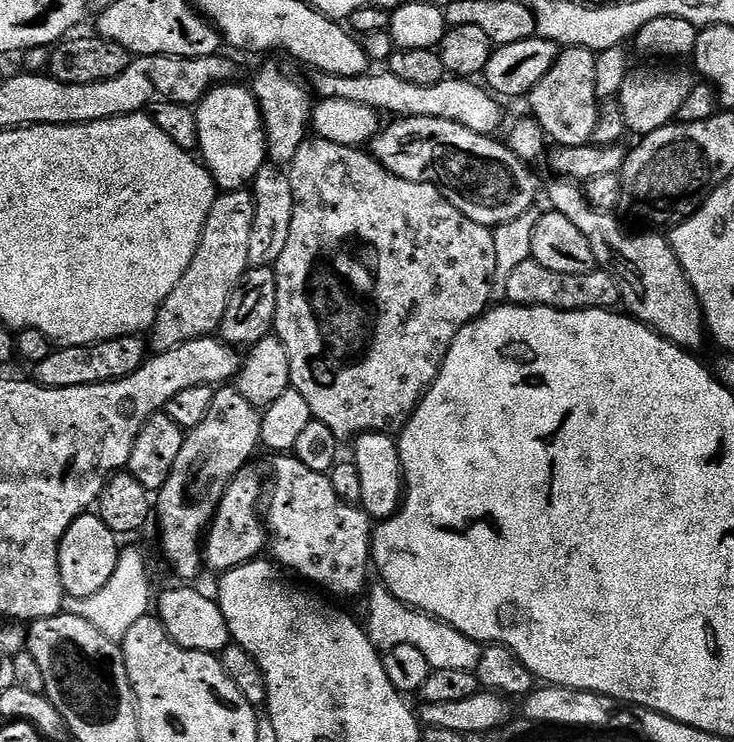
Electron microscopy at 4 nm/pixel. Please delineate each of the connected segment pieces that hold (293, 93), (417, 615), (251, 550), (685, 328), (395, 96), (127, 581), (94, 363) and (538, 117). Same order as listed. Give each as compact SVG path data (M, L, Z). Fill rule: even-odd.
M264 64L260 73L250 81L253 96L260 107L260 117L264 123L264 137L268 143L267 159L281 166L291 165L298 146L309 139L312 123L314 96L311 91L291 72L280 64Z
M376 582L371 585L366 596L367 600L368 624L366 620L366 631L372 640L372 645L376 648L387 650L394 646L418 646L418 650L422 650L422 654L426 654L426 662L430 662L430 666L434 670L470 670L475 672L482 651L481 645L477 644L475 640L466 638L456 628L451 628L450 625L443 624L440 620L436 620L424 612L417 612L409 604L403 604L401 600L394 598L392 591L383 582Z
M253 470L240 472L234 482L228 487L227 494L216 511L212 520L204 546L204 557L209 569L213 568L216 574L223 574L234 570L243 564L249 564L261 555L260 552L269 547L270 532L265 521L256 513L256 507L262 504L262 488L260 492L260 476Z
M565 178L554 180L548 188L551 209L565 215L581 230L590 242L599 267L607 267L608 256L614 256L613 269L619 282L621 303L623 307L626 306L625 311L685 351L698 352L705 340L708 340L704 312L691 282L674 254L671 241L656 234L636 236L624 232L613 213L600 212L590 206L588 197L577 183Z
M369 70L354 78L342 78L338 74L325 72L316 72L313 77L311 87L320 100L343 98L346 102L362 102L382 114L389 112L389 117L392 118L442 118L458 122L466 130L474 130L474 134L490 137L495 137L496 131L504 124L504 108L500 105L503 103L487 87L468 78L445 78L438 82L438 86L413 86L411 82L406 82L387 70Z
M121 547L118 566L114 566L114 574L110 574L110 582L98 590L98 594L90 594L90 598L79 600L68 596L66 600L66 612L69 616L86 618L90 626L102 630L106 638L120 642L124 635L138 622L138 618L149 615L154 604L154 592L152 596L152 580L148 577L148 560L136 548Z
M143 335L119 336L113 340L100 340L97 344L57 347L46 358L46 362L35 365L35 383L44 388L69 388L70 386L90 386L111 380L121 380L144 365L149 359L150 344Z
M564 48L542 82L528 93L526 103L530 116L540 124L553 145L561 148L591 145L602 105L598 98L596 53L588 48Z

